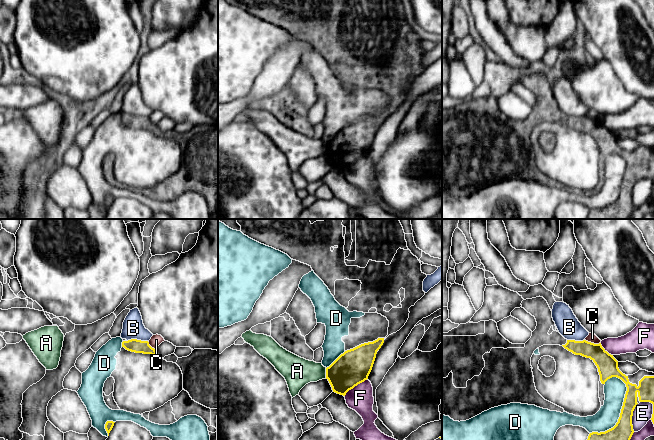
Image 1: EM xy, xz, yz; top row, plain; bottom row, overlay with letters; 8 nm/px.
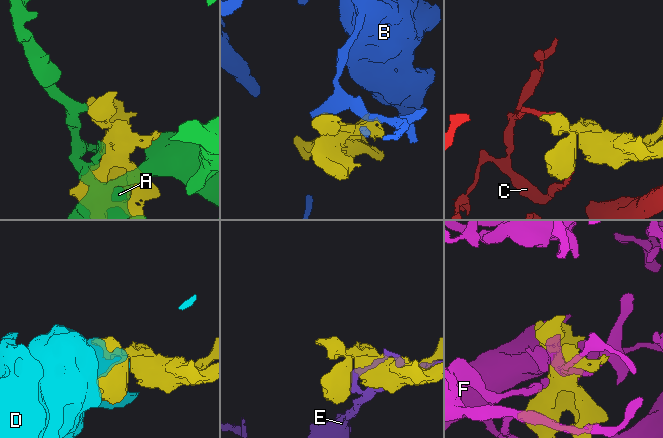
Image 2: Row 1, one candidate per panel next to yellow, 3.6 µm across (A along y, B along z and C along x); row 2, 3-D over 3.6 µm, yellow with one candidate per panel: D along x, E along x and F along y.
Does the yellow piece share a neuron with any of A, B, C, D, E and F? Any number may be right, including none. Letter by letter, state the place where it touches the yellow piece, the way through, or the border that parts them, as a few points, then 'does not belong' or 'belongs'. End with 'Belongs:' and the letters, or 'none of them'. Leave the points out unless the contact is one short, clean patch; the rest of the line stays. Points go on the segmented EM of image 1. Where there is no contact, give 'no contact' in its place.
A: xz (326, 373) | does not belong
B: xy (137, 340) | does not belong
C: yz (593, 343) | along yz (585, 339), (594, 343), (600, 343) | does not belong
D: yz (621, 412) | does not belong
E: yz (631, 417) | does not belong
F: xz (355, 385) | does not belong
Belongs: none of them

